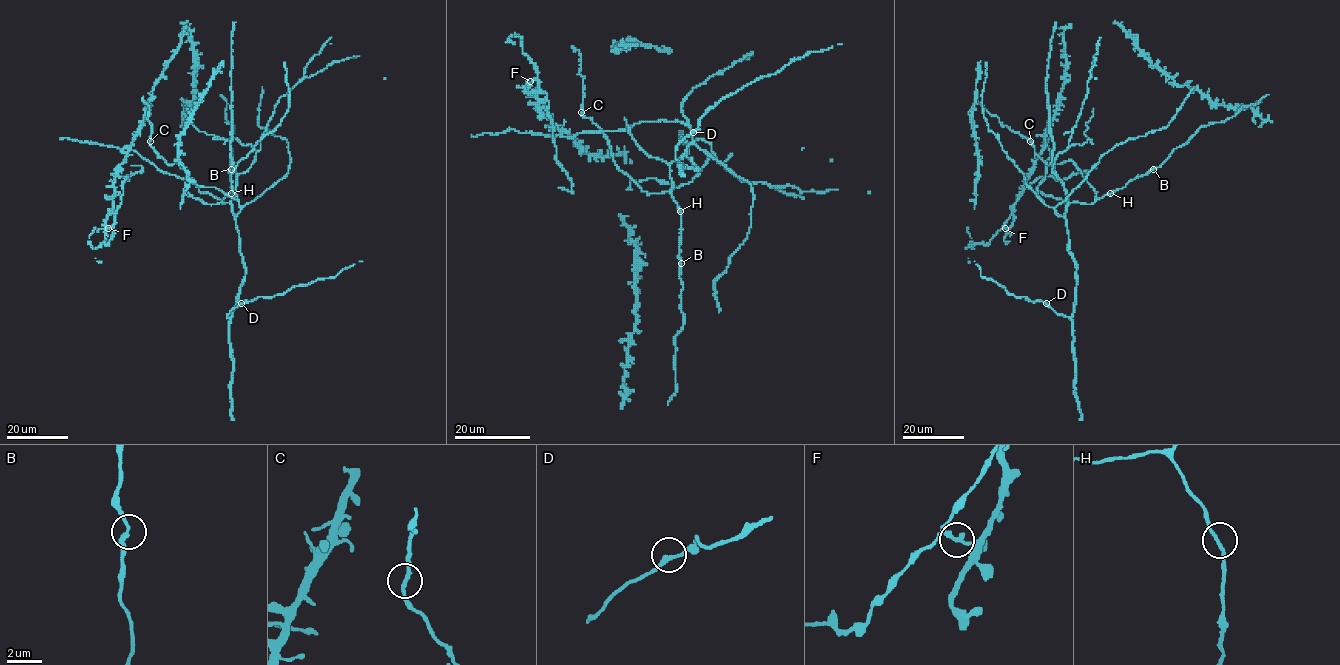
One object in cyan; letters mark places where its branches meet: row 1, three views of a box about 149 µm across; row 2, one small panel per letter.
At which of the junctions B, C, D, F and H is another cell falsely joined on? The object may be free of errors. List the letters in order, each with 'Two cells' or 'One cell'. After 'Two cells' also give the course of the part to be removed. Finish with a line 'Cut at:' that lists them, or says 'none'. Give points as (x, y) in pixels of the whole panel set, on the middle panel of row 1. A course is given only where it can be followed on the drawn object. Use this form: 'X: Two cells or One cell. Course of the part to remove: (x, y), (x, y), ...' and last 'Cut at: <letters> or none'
B: One cell
C: One cell
D: One cell
F: Two cells. Course of the part to remove: (530, 81), (535, 78), (538, 87), (546, 94), (557, 161), (572, 182), (571, 192), (559, 188)
H: One cell
Cut at: F

